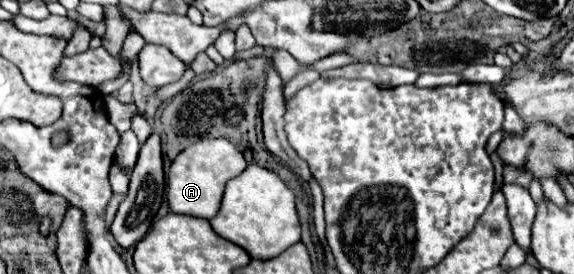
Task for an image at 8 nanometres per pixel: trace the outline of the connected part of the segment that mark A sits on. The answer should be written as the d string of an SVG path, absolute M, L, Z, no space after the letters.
M205 138L197 144L185 148L171 162L167 176L167 202L171 212L189 214L197 218L213 218L219 212L221 196L227 180L239 176L247 168L243 154L225 138Z

